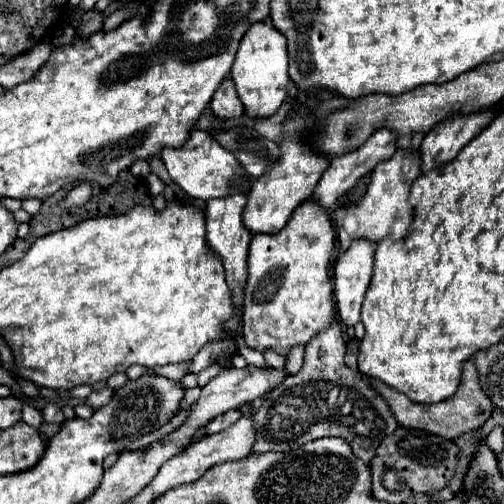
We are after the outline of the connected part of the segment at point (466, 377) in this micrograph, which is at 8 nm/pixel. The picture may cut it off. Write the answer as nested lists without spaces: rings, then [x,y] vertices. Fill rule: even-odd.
[[[467,360],[465,366],[463,366],[459,390],[449,400],[443,400],[443,402],[437,402],[437,404],[431,404],[431,406],[411,402],[407,396],[399,394],[395,388],[385,386],[379,380],[371,380],[371,384],[389,402],[389,406],[391,406],[391,410],[393,410],[393,414],[395,414],[395,418],[397,418],[397,422],[401,426],[429,430],[429,432],[433,432],[437,436],[443,436],[443,438],[459,438],[461,434],[467,434],[467,432],[473,432],[473,430],[481,428],[487,422],[487,418],[491,416],[491,412],[493,412],[493,402],[481,390],[479,374],[477,374],[477,368],[475,368],[473,360]]]

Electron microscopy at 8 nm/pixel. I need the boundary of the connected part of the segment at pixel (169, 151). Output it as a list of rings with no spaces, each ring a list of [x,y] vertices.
[[[193,130],[187,144],[183,148],[163,148],[161,158],[169,170],[171,180],[181,186],[185,194],[197,200],[209,200],[209,198],[225,198],[233,192],[249,192],[251,190],[251,178],[241,168],[239,160],[217,140],[213,140],[207,132]]]

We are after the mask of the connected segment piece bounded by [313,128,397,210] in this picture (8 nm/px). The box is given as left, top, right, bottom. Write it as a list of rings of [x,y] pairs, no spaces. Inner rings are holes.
[[[381,128],[381,130],[377,130],[375,134],[371,134],[371,136],[365,140],[365,144],[361,144],[357,150],[353,150],[353,152],[349,152],[349,154],[345,154],[345,156],[335,156],[335,158],[331,158],[329,168],[323,172],[321,180],[319,180],[317,186],[315,186],[313,200],[315,200],[317,204],[321,204],[325,210],[329,210],[347,190],[351,190],[351,188],[355,186],[355,182],[357,182],[359,178],[363,178],[363,176],[369,174],[379,162],[385,162],[385,160],[389,160],[389,158],[395,154],[395,140],[397,140],[397,136],[395,136],[391,130]]]

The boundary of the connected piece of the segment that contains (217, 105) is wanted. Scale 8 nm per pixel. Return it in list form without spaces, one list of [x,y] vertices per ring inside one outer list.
[[[227,78],[215,92],[213,96],[213,102],[211,102],[211,112],[213,116],[217,118],[237,118],[243,114],[243,104],[235,92],[235,86],[233,86],[233,80]]]

